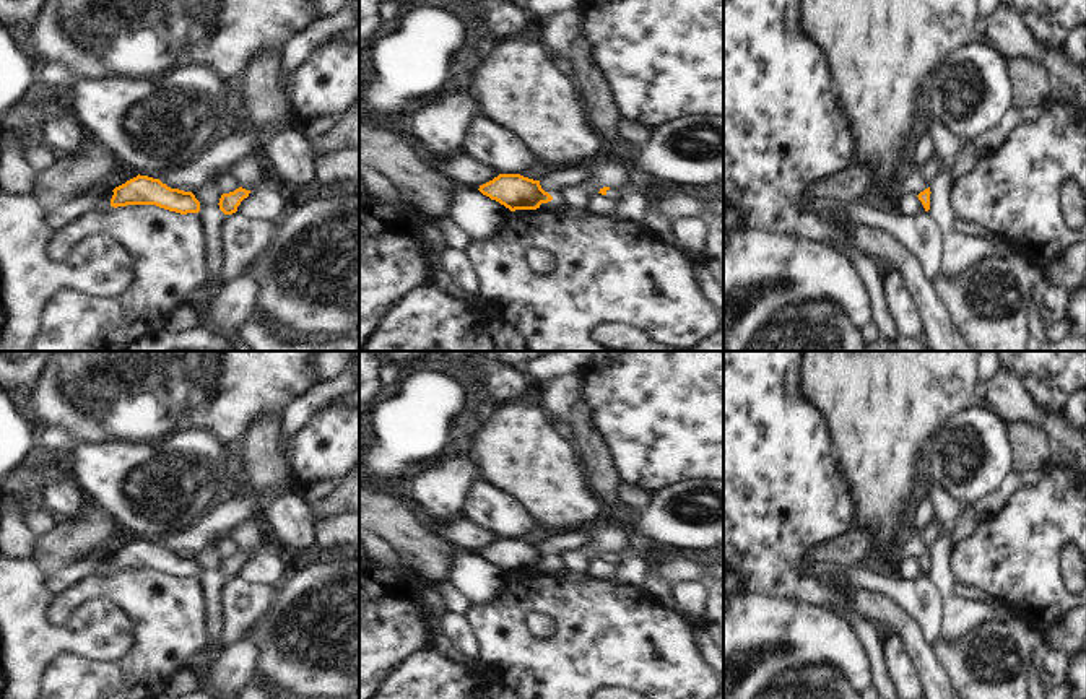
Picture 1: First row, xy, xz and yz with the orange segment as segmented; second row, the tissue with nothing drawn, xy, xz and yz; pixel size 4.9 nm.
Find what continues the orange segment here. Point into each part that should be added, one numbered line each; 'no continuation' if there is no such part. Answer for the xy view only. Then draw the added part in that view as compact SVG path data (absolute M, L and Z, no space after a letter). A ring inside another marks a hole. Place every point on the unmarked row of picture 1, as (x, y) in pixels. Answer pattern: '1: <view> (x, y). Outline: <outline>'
1: xy (251, 535). Outline: M265 514L262 519L252 517L229 535L239 545L242 553L252 556L262 549L265 541L265 528L262 525L263 522L267 522Z

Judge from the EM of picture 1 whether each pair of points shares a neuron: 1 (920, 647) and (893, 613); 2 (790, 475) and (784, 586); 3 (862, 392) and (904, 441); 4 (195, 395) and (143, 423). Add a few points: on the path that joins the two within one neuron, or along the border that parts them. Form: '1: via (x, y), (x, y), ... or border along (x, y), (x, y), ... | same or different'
1: via (914, 639), (901, 621) | same
2: via (790, 503), (790, 516), (784, 524), (784, 558) | same
3: via (872, 403), (893, 429) | same
4: via (182, 395), (171, 395), (156, 410) | same

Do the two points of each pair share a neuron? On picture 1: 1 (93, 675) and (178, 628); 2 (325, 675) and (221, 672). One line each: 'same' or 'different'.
1: same
2: different

